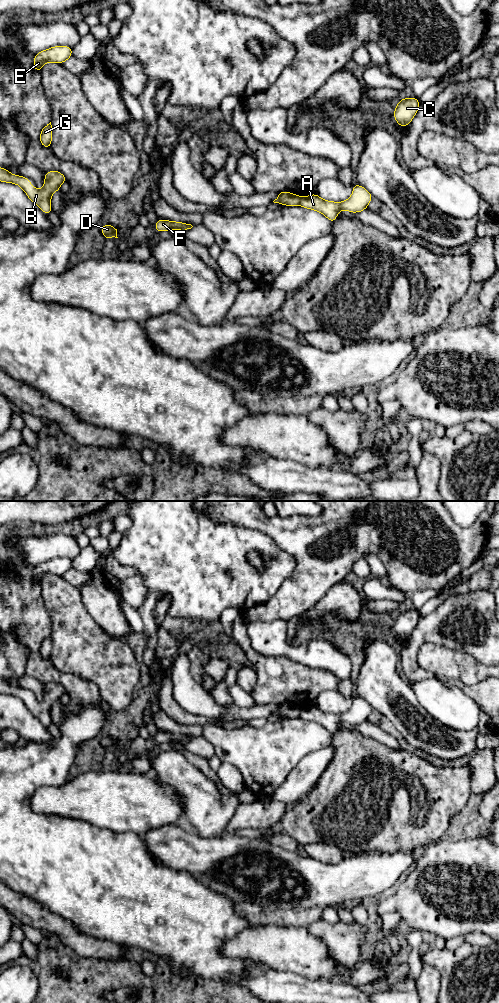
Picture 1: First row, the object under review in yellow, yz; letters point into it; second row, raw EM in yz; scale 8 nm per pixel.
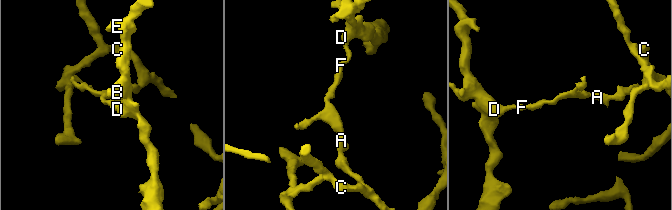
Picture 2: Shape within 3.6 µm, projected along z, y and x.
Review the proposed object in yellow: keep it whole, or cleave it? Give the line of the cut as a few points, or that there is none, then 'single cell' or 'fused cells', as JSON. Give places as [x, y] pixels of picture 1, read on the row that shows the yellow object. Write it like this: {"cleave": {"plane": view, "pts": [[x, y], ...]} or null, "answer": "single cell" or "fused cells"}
{"cleave": {"plane": "yz", "pts": [[300, 197], [298, 204]]}, "answer": "fused cells"}

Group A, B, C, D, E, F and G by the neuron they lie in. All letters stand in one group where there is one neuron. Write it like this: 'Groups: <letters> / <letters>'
Groups: A C / B D E F G

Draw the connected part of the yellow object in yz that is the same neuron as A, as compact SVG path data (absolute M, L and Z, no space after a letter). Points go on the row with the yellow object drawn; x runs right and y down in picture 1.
M354 184L353 193L346 201L326 201L315 193L309 196L300 197L299 205L322 213L331 223L334 223L340 210L347 210L352 213L361 212L367 209L367 206L372 199L373 196L364 187Z

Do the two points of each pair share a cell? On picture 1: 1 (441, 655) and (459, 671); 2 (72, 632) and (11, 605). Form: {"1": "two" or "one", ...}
{"1": "one", "2": "two"}

